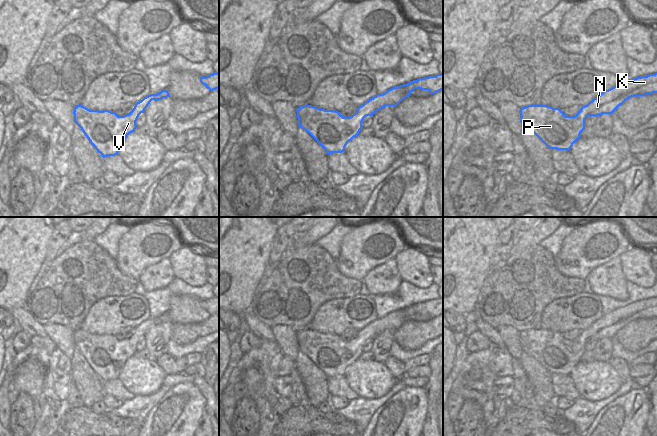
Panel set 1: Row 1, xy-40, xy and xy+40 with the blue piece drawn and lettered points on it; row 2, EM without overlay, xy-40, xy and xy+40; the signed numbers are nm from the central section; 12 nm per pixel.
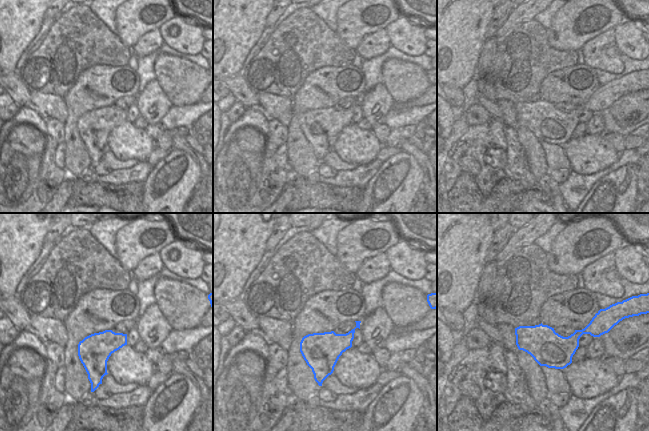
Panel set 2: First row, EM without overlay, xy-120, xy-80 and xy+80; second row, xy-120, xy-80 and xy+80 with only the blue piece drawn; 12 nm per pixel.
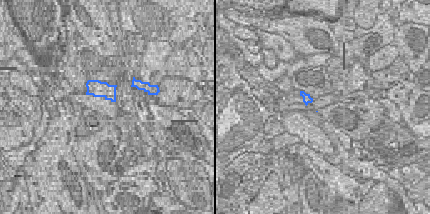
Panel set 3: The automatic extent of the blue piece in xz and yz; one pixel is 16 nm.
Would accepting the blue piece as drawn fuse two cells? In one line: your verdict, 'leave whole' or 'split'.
leave whole

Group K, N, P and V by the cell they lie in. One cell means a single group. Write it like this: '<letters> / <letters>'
K N P V

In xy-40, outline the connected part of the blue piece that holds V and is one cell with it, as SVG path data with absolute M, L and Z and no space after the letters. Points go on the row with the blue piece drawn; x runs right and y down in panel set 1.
M167 90L150 94L137 102L133 110L124 116L109 110L90 110L82 105L74 108L74 122L81 128L90 143L103 158L115 156L126 137L137 128L136 121L152 100L170 97Z

